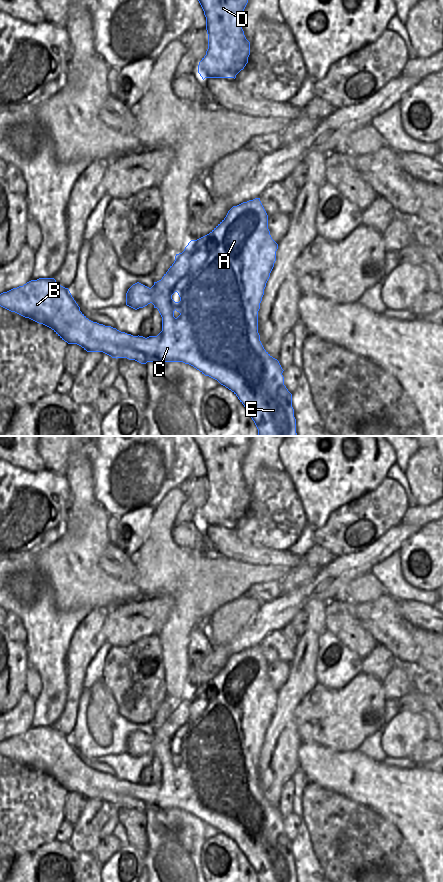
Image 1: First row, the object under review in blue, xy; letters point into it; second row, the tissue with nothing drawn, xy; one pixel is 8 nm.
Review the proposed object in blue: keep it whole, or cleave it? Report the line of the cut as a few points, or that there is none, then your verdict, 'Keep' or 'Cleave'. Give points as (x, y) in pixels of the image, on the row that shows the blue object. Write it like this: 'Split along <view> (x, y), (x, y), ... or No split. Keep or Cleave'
No split. Keep

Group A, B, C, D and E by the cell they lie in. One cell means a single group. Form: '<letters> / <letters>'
A B C D E

